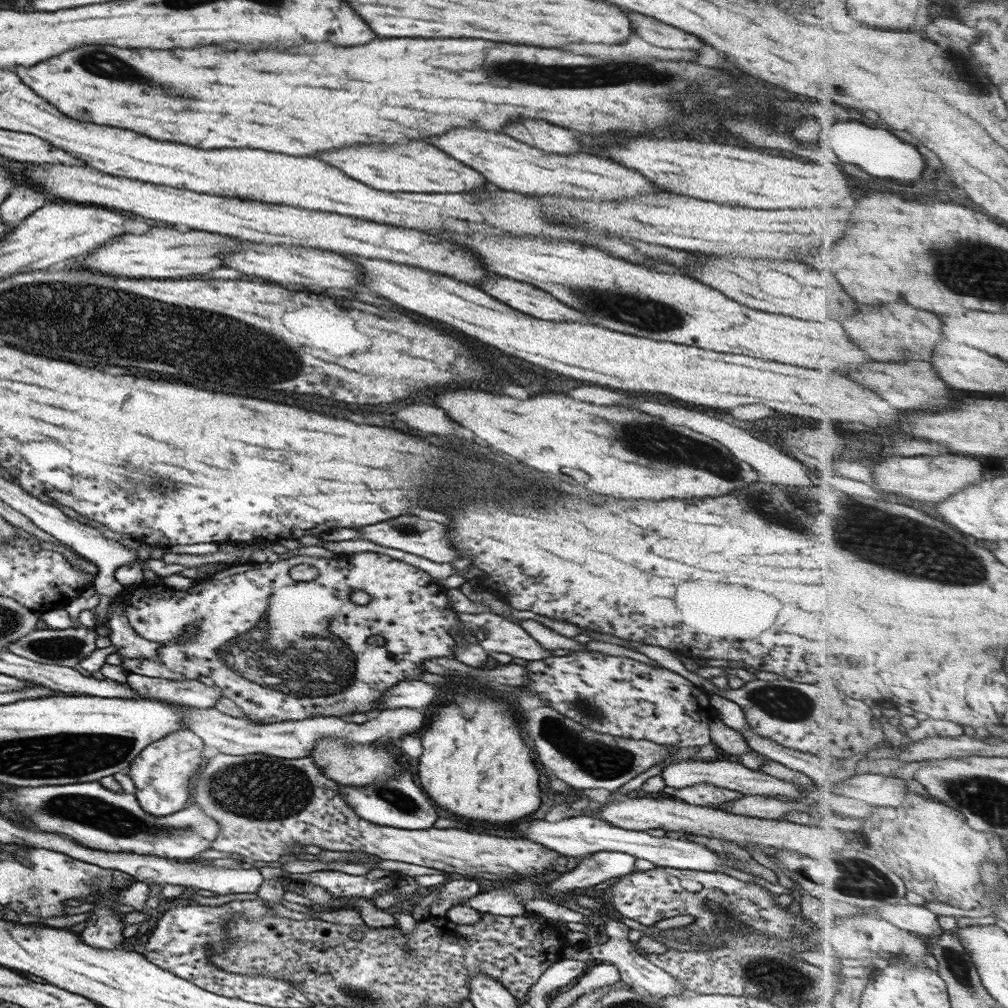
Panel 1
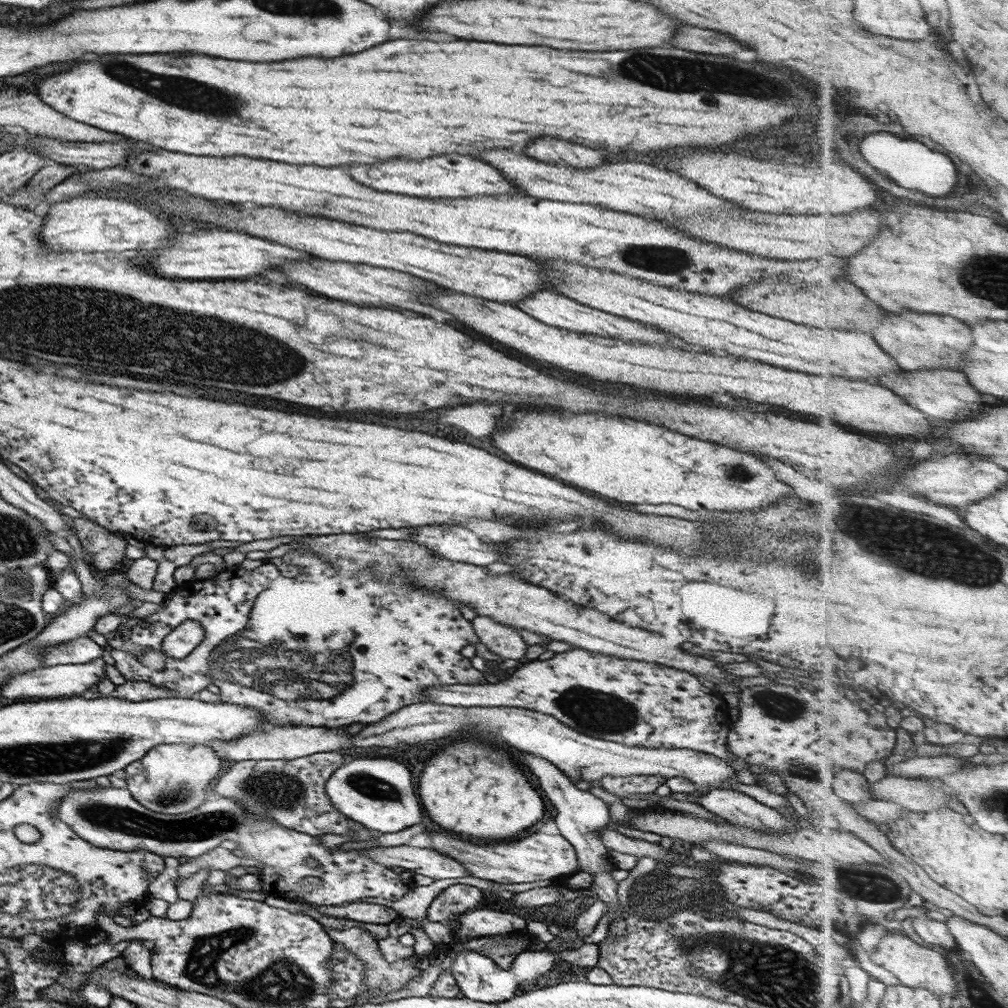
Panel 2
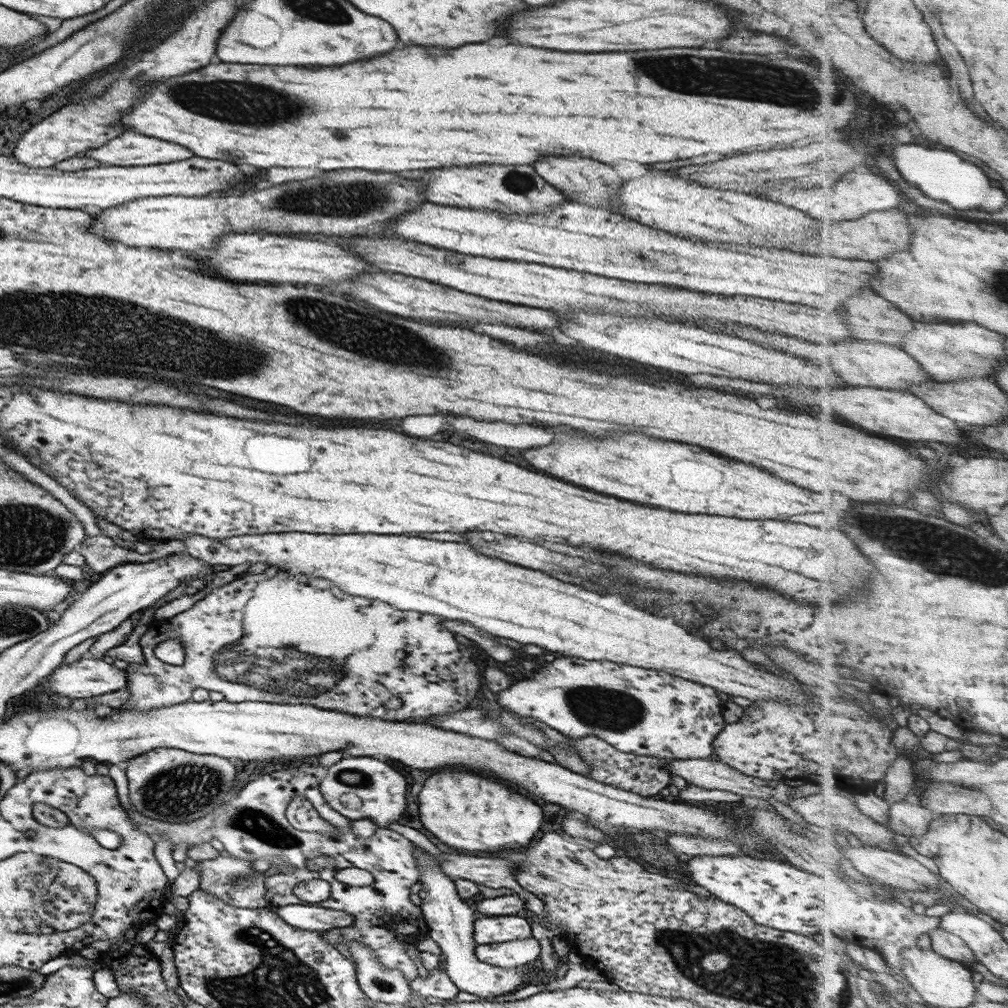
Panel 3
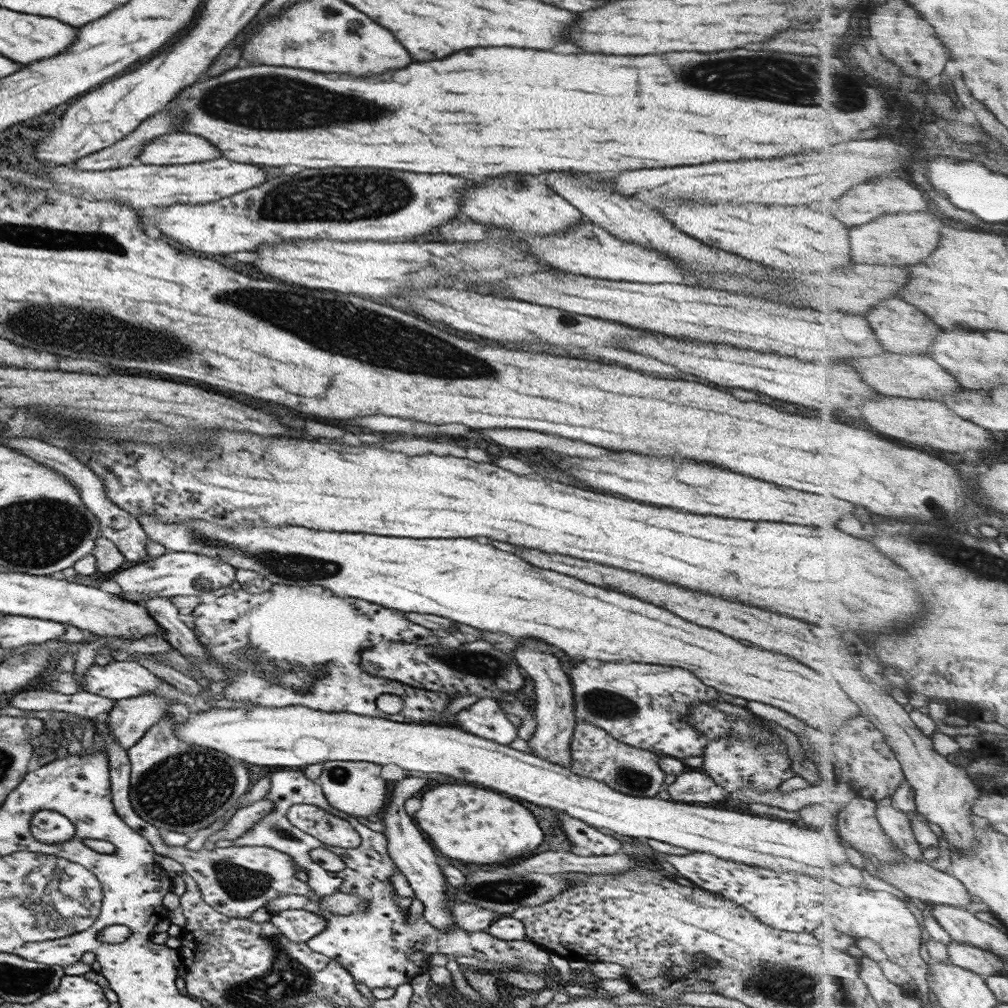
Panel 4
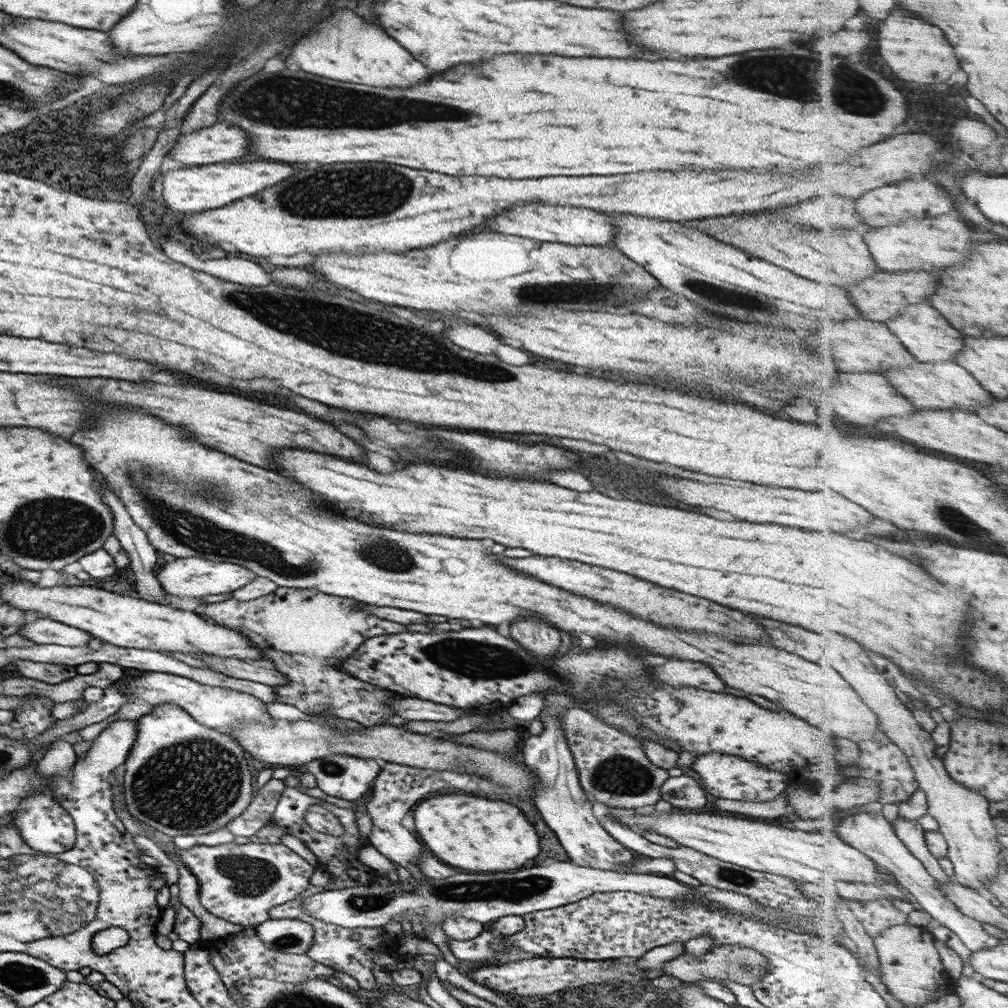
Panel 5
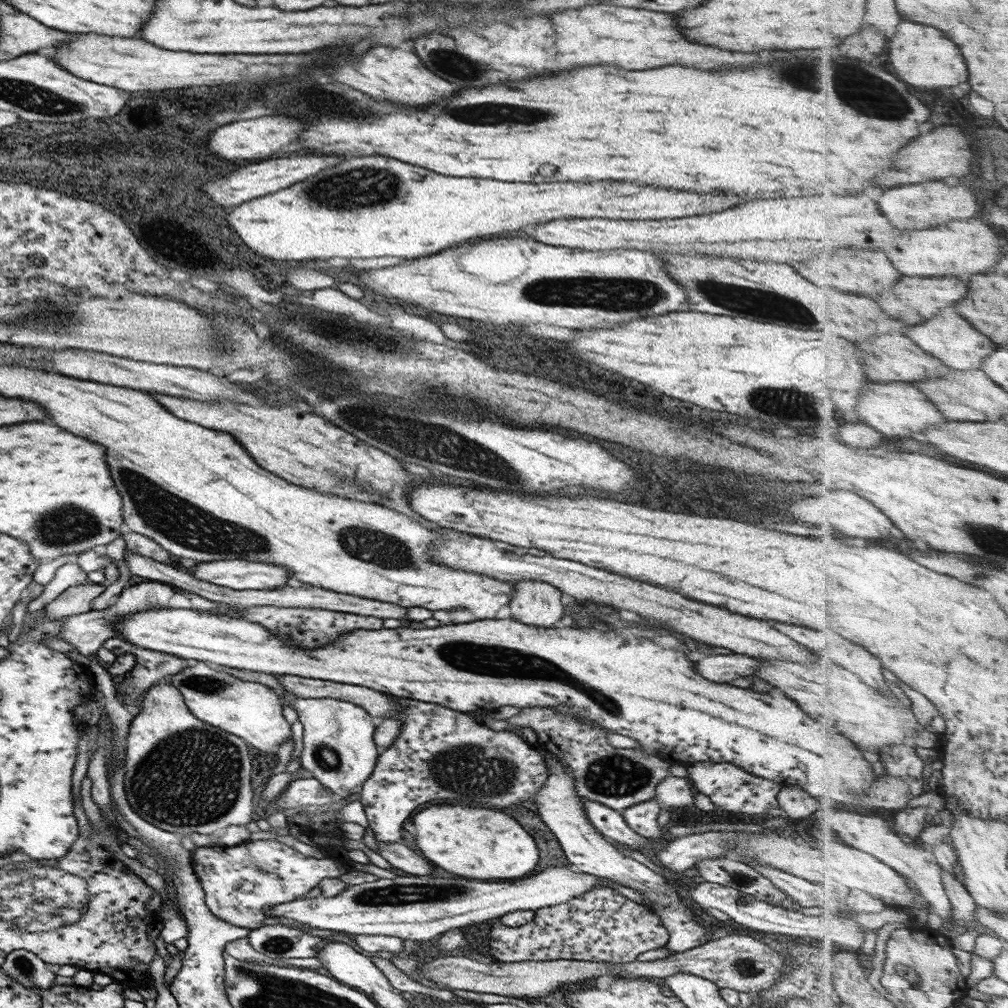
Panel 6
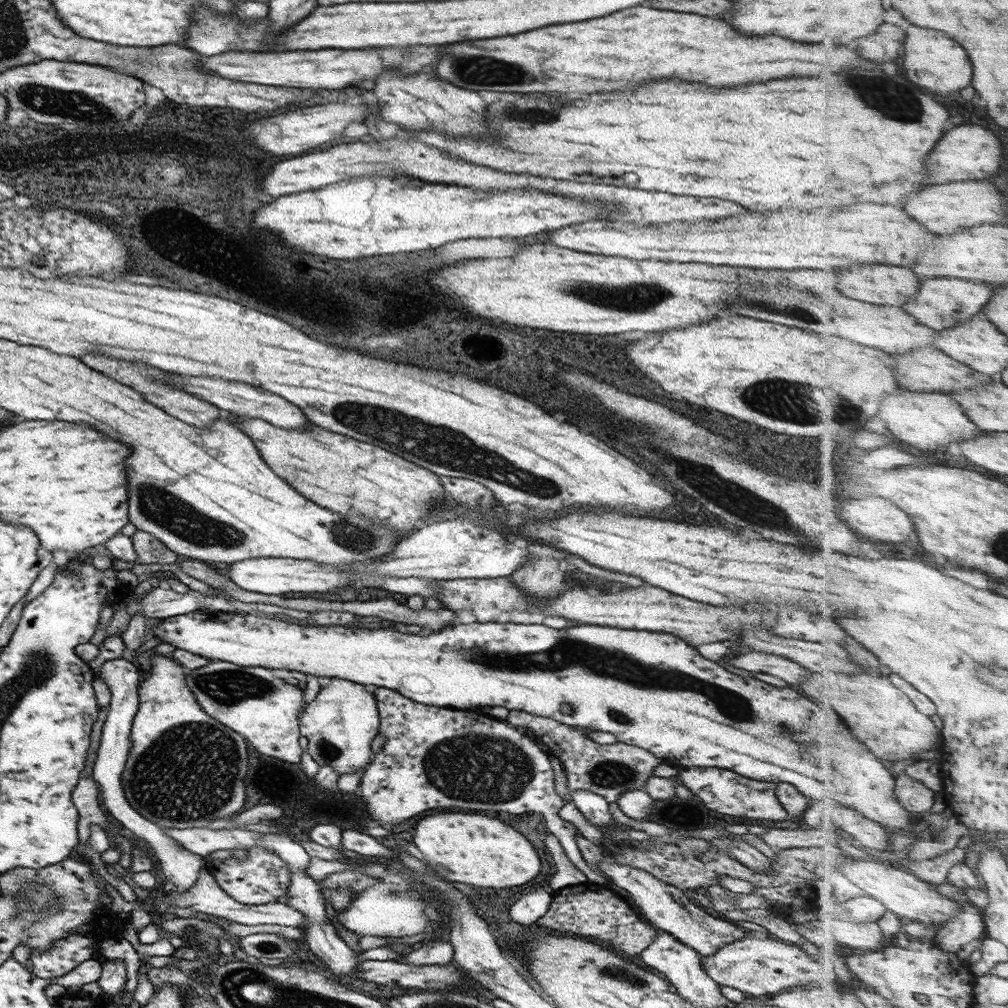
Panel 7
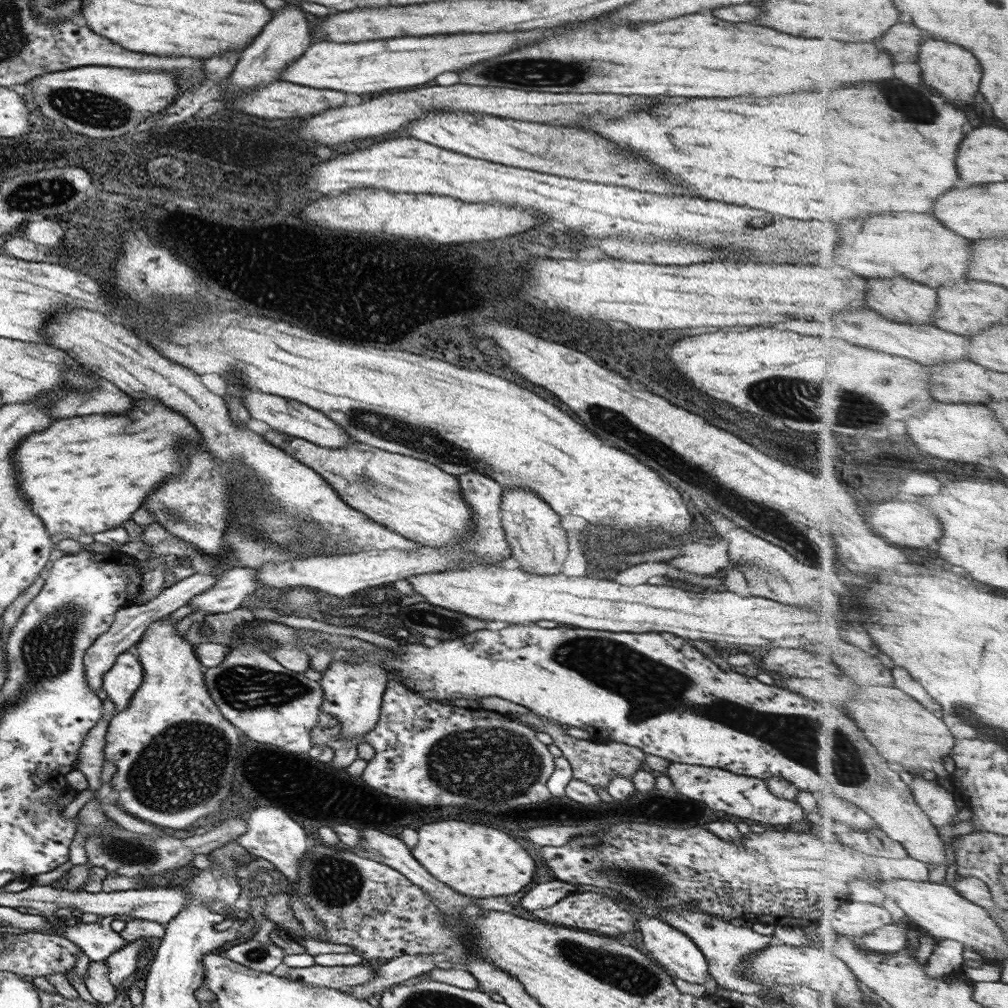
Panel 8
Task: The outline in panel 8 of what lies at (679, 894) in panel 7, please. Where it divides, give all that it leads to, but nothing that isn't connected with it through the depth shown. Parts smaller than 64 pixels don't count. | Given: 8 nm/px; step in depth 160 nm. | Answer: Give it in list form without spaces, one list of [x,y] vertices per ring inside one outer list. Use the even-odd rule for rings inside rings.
[[[687,907],[661,908],[659,914],[669,926],[682,932],[692,940],[694,945],[697,945],[705,957],[708,964],[708,974],[714,978],[717,989],[722,988],[723,990],[735,990],[741,994],[757,995],[767,992],[763,985],[757,984],[742,974],[744,974],[746,958],[771,944],[774,941],[772,936],[755,933],[750,926],[733,926],[728,923],[727,918],[726,921],[723,921],[705,912],[688,910]]]

